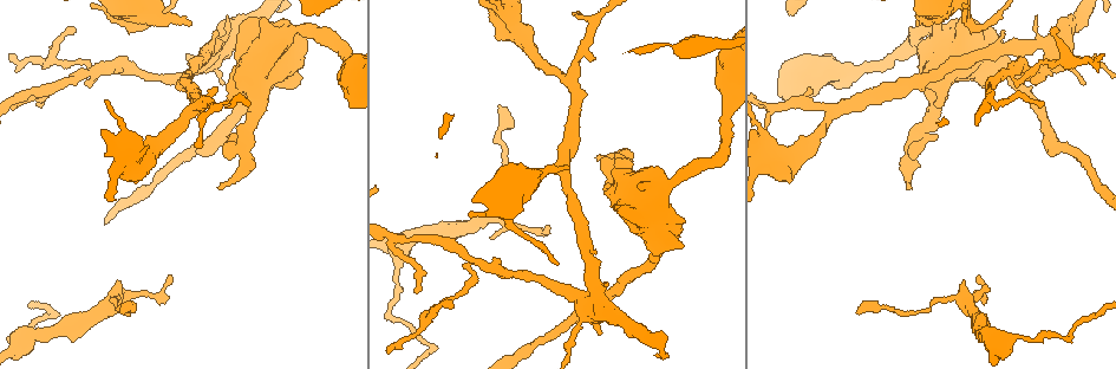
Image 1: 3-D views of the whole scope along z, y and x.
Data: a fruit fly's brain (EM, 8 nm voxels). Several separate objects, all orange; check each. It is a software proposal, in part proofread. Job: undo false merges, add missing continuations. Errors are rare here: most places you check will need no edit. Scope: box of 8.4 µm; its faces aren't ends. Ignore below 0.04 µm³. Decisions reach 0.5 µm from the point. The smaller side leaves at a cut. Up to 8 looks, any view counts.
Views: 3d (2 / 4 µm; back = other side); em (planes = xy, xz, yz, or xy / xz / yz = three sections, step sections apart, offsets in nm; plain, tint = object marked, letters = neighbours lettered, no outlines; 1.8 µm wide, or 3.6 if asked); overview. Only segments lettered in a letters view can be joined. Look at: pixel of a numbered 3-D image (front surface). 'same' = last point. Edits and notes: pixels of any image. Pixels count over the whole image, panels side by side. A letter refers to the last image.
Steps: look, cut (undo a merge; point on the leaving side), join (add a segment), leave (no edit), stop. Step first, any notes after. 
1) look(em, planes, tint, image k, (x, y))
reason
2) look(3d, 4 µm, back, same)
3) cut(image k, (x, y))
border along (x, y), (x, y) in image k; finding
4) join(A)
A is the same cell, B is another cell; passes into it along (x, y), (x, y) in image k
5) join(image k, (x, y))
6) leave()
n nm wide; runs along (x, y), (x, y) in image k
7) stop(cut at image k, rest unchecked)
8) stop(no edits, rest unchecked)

look(3d, 2 µm, image 1, (567, 166))
free end

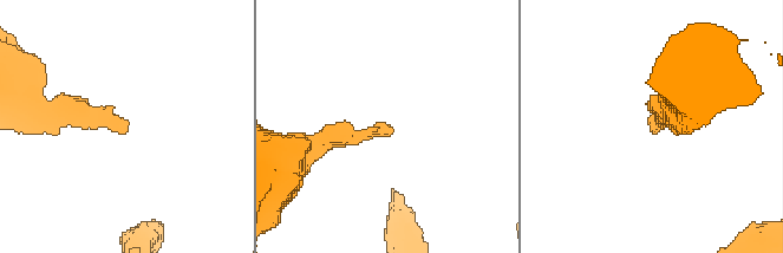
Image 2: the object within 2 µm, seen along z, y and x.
look(em, xy, step 4, tint, image 2, (124, 130))

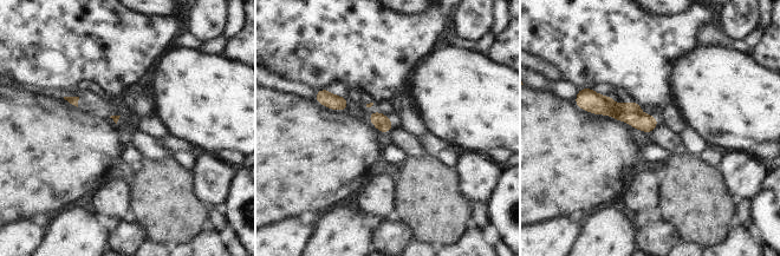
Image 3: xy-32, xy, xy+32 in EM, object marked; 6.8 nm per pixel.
look(em, planes, letters, same)
cut it another way

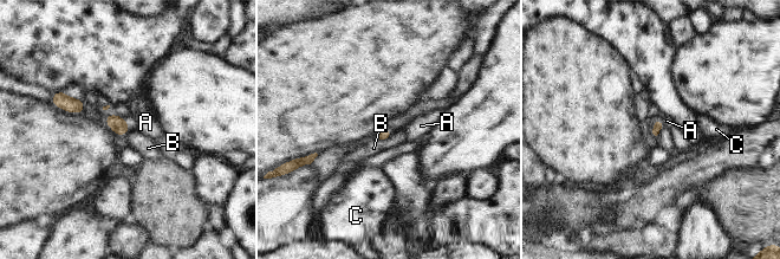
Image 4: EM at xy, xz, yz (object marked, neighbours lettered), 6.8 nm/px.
leave()
A, B and C are other cells; border along (394, 131), (387, 138), (376, 141) in image 4; none of them fits

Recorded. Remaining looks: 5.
look(3d, 4 µm, image 1, (452, 306))
tapers out

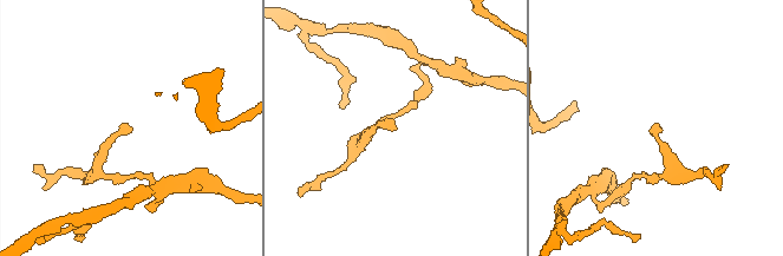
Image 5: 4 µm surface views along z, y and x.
look(em, 3.6 µm, planes, letters, image 5, (132, 128))
need the tissue

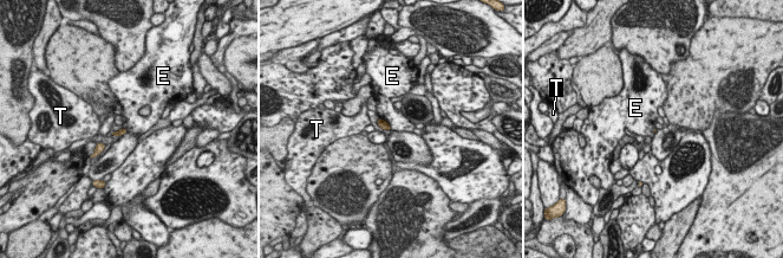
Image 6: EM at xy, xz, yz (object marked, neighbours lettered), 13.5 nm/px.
leave()
E touches over 240 nm; E and T are other cells; border along (380, 117), (392, 129) in image 6; no lettered segment goes on from it

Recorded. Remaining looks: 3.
look(em, planes, letters, image 1, (1055, 51))

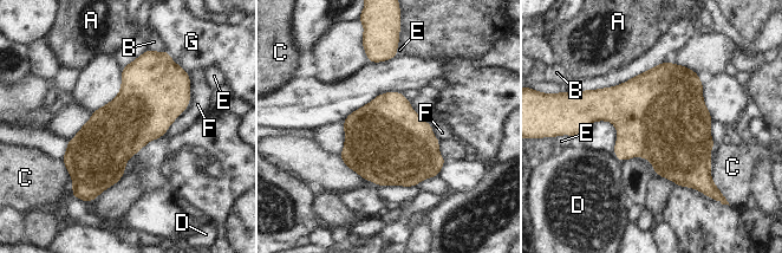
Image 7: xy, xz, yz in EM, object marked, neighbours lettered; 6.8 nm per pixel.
leave()
A, B, C, D, E, F and G are other cells; border along (613, 150), (621, 163) in image 7; all the same neuron

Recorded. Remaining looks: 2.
stop(no edits, rest unchecked)

